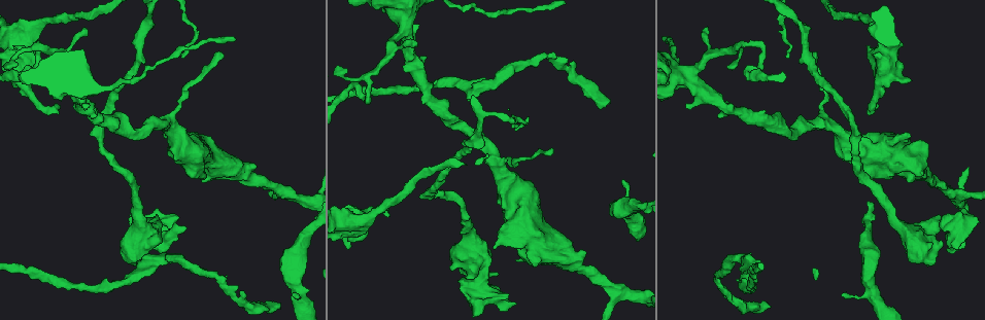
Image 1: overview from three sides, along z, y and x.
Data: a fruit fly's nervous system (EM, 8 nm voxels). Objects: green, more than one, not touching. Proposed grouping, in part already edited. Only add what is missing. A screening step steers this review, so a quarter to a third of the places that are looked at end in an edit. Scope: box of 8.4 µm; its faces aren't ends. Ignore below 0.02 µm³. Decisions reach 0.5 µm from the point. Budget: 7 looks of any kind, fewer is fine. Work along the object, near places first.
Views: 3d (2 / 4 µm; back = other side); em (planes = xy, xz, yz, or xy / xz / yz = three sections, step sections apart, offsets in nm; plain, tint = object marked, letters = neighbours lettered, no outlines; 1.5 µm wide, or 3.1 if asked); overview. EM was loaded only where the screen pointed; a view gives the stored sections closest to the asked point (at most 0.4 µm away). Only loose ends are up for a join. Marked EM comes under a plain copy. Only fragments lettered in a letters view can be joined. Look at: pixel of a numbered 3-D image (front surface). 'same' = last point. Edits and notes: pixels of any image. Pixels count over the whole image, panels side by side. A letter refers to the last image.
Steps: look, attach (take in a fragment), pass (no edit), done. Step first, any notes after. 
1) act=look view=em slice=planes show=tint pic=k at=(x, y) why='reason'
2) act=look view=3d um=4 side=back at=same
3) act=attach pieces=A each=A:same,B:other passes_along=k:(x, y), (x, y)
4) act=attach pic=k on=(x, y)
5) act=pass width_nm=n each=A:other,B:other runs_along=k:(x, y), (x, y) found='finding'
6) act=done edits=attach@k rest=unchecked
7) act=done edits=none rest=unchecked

act=look view=em slice=planes show=letters pic=1 at=(89, 104) why='an open end'

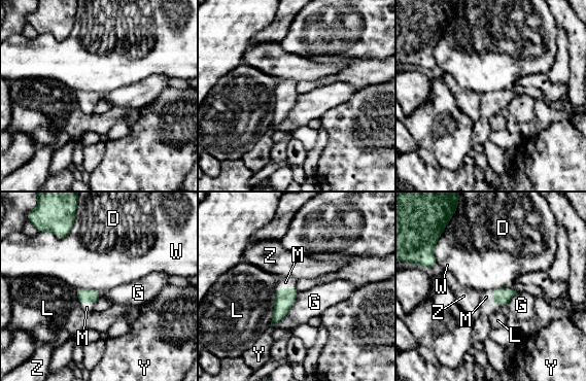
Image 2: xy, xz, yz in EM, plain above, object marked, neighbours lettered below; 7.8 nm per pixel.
act=attach pic=2 on=(482, 328) each=D:other,G:other,L:other,M:same,W:other,Y:other,Z:other passes_along=2:(500, 296), (492, 302), (482, 328) found='it goes on there'

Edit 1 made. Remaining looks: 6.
act=look view=overview why='redraw'

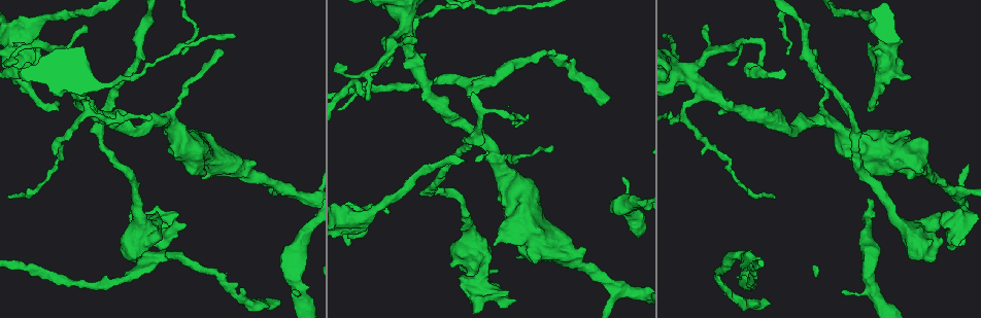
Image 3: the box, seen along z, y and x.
act=look view=em slice=planes show=letters pic=3 at=(278, 299) why='long arm stops here'

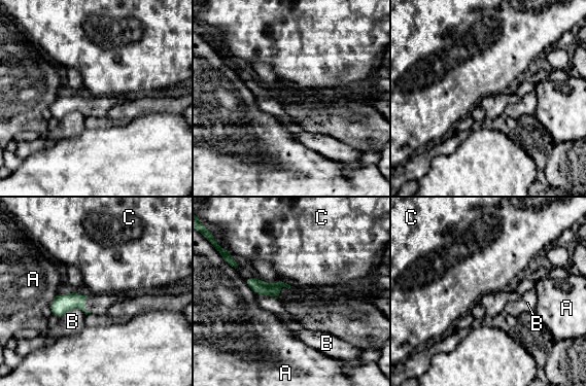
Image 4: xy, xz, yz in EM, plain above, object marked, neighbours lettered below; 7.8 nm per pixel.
act=pass longest_contact=B:220nm each=A:other,B:other,C:other border=4:(279, 279), (290, 286) found='none of them fits'

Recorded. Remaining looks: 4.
act=look view=3d um=4 pic=3 at=(844, 291) why='an open end'

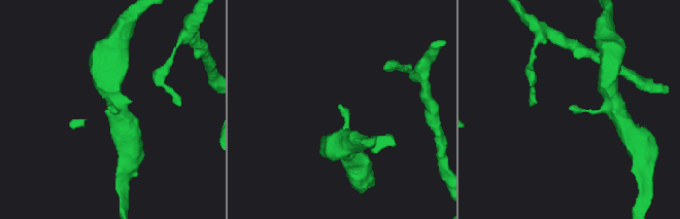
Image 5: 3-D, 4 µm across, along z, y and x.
act=look view=em slice=planes show=letters pic=5 at=(108, 108) why='shape alone is not enough'

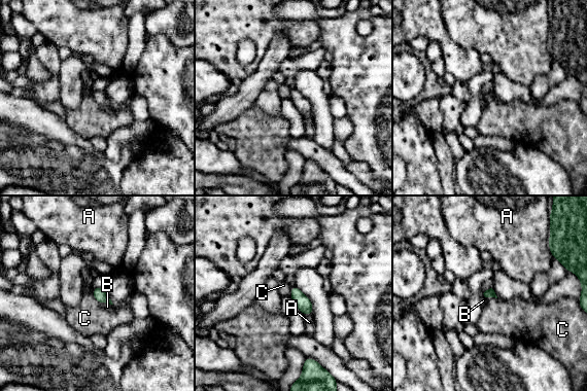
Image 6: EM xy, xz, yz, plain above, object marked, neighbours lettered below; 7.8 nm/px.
act=pass each=A:other,B:other,C:other border=6:(91, 290), (94, 297), (100, 303) found='no lettered fragment goes on from it'

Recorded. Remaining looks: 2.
act=done edits=attach@2 rest=unchecked

